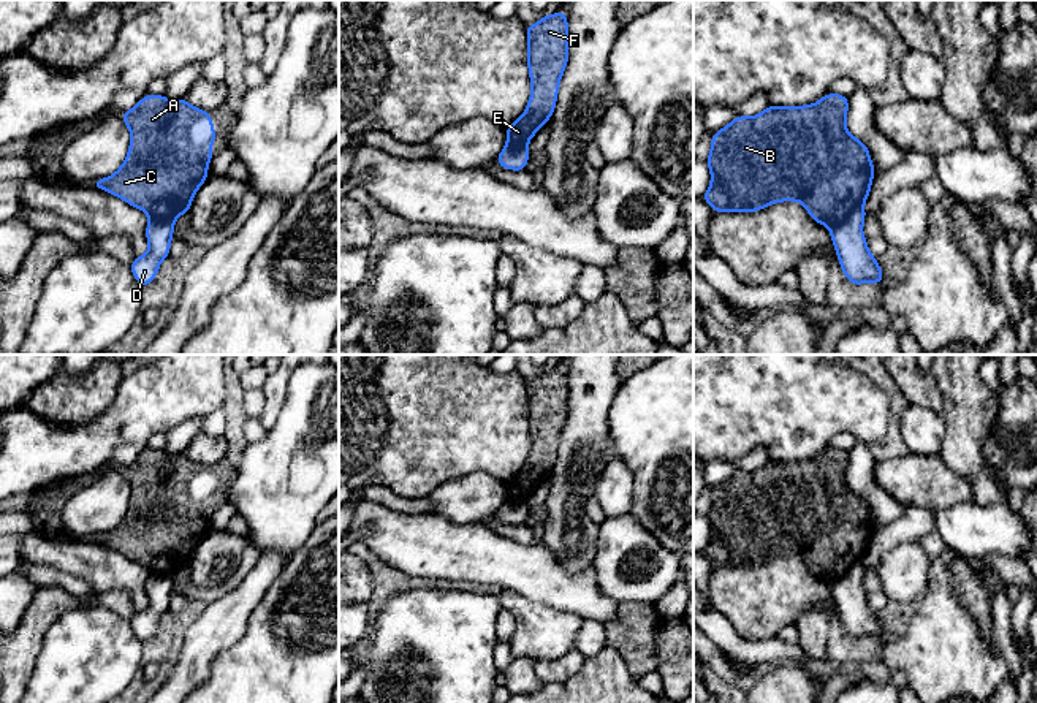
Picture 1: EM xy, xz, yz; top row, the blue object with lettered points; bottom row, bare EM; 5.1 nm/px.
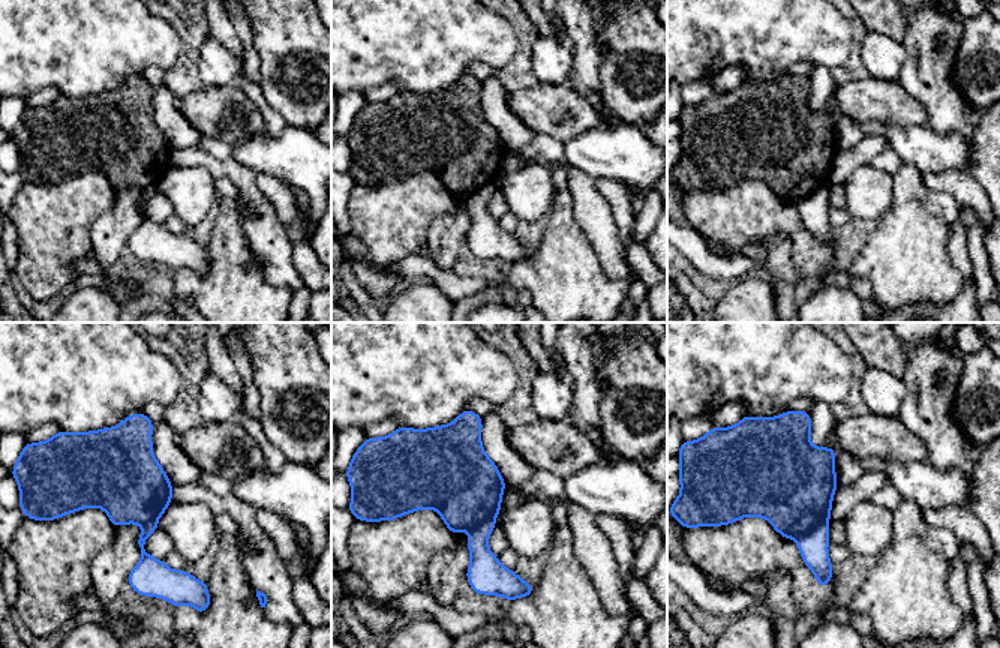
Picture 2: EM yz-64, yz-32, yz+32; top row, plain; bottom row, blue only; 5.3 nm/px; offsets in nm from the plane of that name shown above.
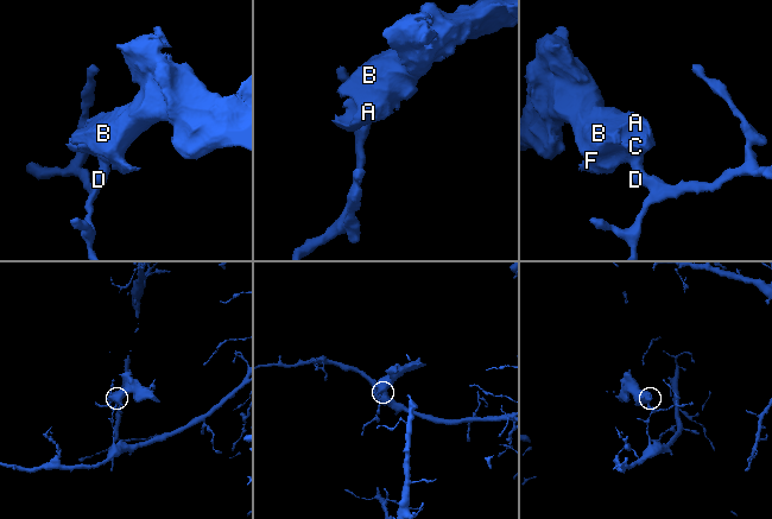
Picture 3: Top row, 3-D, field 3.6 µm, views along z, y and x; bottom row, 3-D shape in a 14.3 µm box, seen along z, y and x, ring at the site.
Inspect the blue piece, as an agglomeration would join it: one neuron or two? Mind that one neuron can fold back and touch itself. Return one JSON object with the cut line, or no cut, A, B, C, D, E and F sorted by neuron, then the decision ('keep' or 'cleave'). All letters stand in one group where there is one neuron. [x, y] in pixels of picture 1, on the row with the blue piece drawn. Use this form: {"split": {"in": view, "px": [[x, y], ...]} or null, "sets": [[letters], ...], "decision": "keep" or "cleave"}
{"split": {"in": "yz", "px": [[862, 206], [850, 211], [830, 230]]}, "sets": [["A", "B", "C", "E", "F"], ["D"]], "decision": "cleave"}

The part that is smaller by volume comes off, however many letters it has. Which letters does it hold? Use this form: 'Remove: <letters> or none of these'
Remove: A, B, C, E, F

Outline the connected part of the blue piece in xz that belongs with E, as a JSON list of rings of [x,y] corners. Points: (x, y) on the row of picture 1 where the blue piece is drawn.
[[[565,11],[543,16],[537,24],[526,27],[526,33],[532,93],[524,114],[505,128],[510,147],[527,147],[540,127],[549,122],[568,60]]]

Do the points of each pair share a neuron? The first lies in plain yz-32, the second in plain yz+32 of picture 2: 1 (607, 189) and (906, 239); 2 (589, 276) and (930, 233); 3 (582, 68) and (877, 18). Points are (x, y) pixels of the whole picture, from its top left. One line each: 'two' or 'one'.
1: two
2: one
3: two

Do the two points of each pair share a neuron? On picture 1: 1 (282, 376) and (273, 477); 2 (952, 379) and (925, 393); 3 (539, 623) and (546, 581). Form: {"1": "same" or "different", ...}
{"1": "different", "2": "different", "3": "different"}

